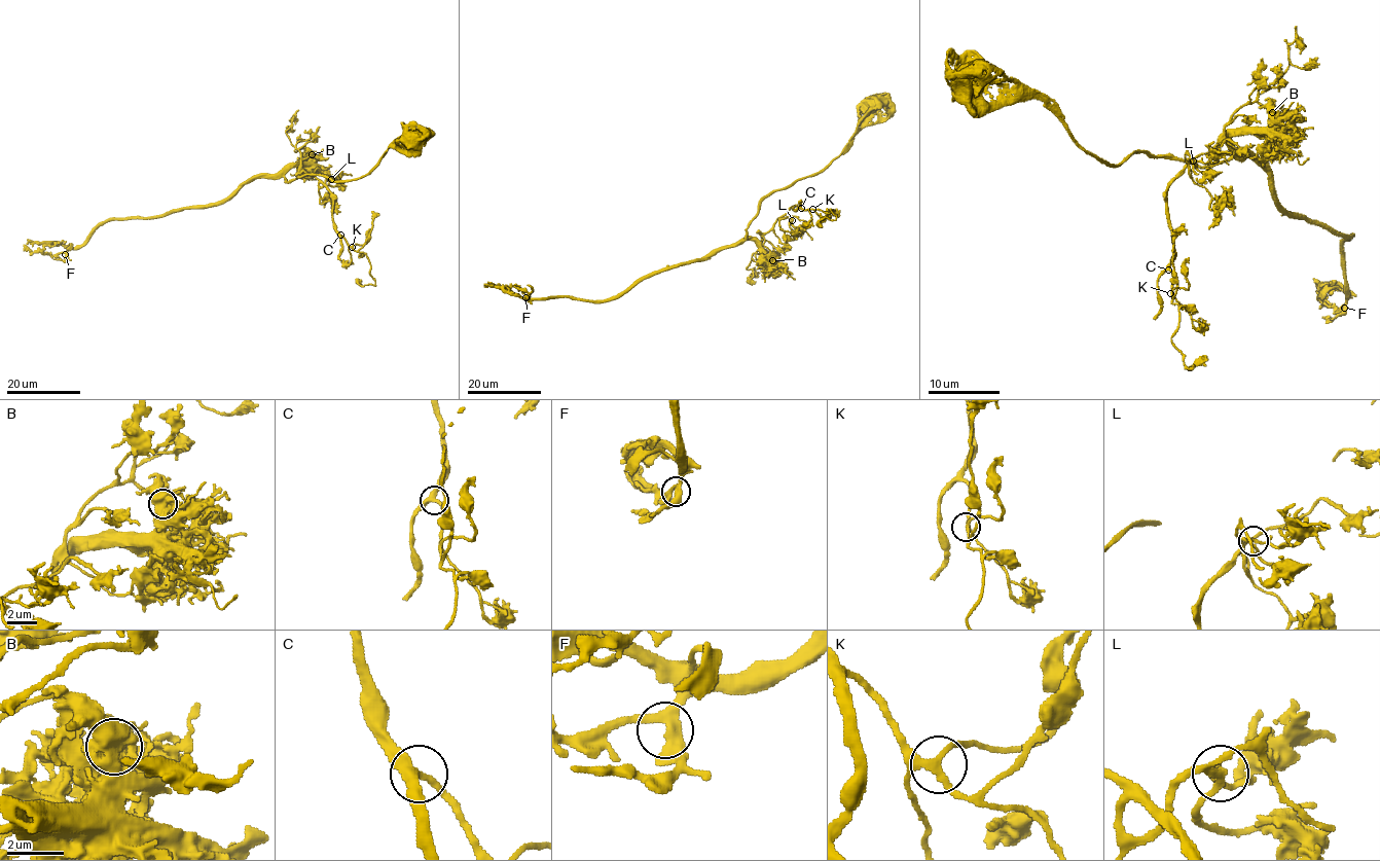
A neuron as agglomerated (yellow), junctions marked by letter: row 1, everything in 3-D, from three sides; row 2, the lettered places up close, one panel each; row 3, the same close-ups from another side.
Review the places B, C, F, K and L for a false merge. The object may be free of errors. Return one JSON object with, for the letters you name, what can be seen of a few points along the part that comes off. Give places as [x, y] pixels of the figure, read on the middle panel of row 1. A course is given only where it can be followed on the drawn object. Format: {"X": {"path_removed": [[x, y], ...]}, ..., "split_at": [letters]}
{"B": {"path_removed": [[772, 260], [758, 260], [756, 251], [762, 236], [792, 207], [830, 209], [836, 217], [822, 218], [821, 227]]}, "split_at": ["B"]}

